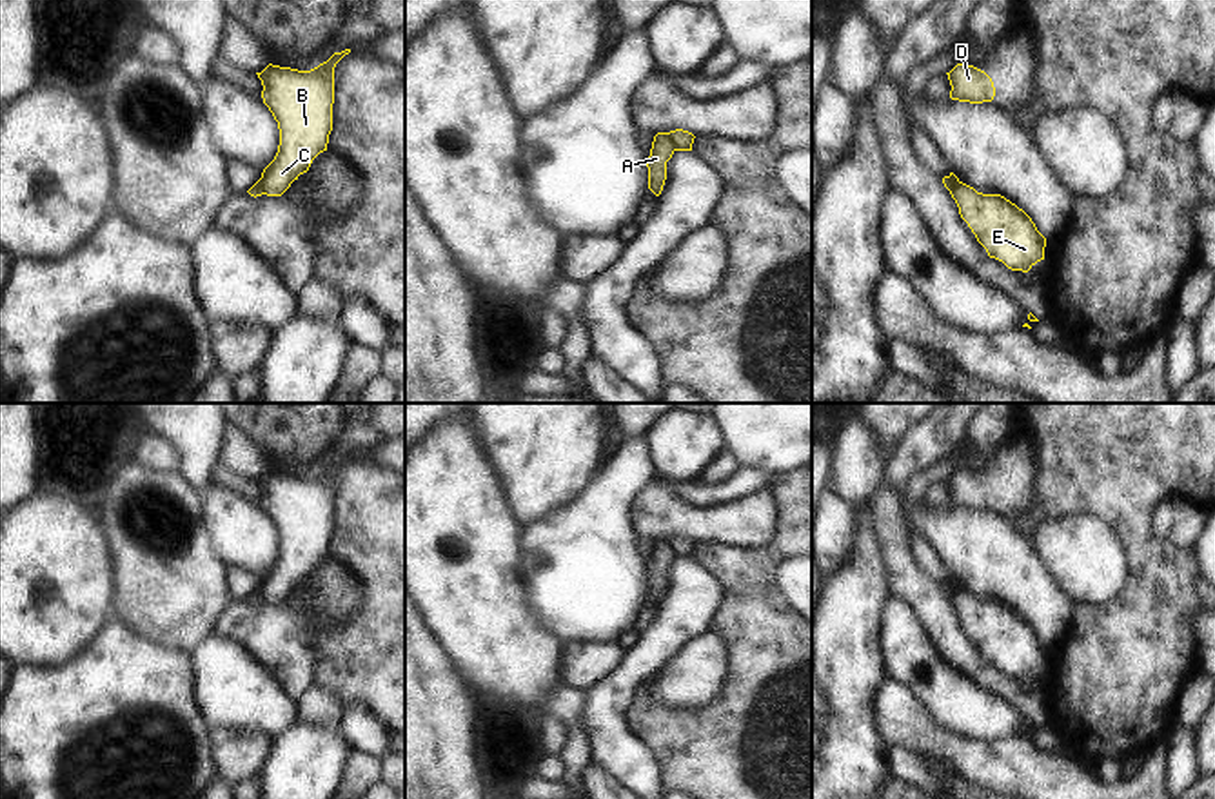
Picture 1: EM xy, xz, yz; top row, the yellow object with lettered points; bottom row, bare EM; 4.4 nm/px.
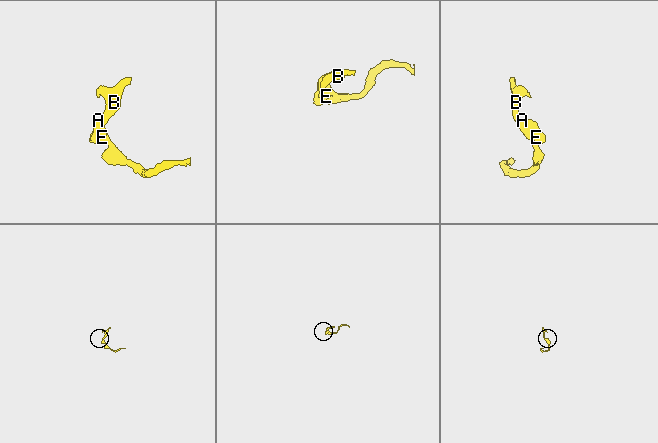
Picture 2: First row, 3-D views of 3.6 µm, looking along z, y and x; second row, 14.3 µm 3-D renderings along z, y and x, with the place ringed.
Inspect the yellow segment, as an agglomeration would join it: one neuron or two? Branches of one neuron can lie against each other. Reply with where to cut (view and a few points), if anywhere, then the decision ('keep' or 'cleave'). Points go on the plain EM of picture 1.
cut in xz along (667, 540), (676, 556); cleave

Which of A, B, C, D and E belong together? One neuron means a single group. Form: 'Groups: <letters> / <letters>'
Groups: A E / B C D.

